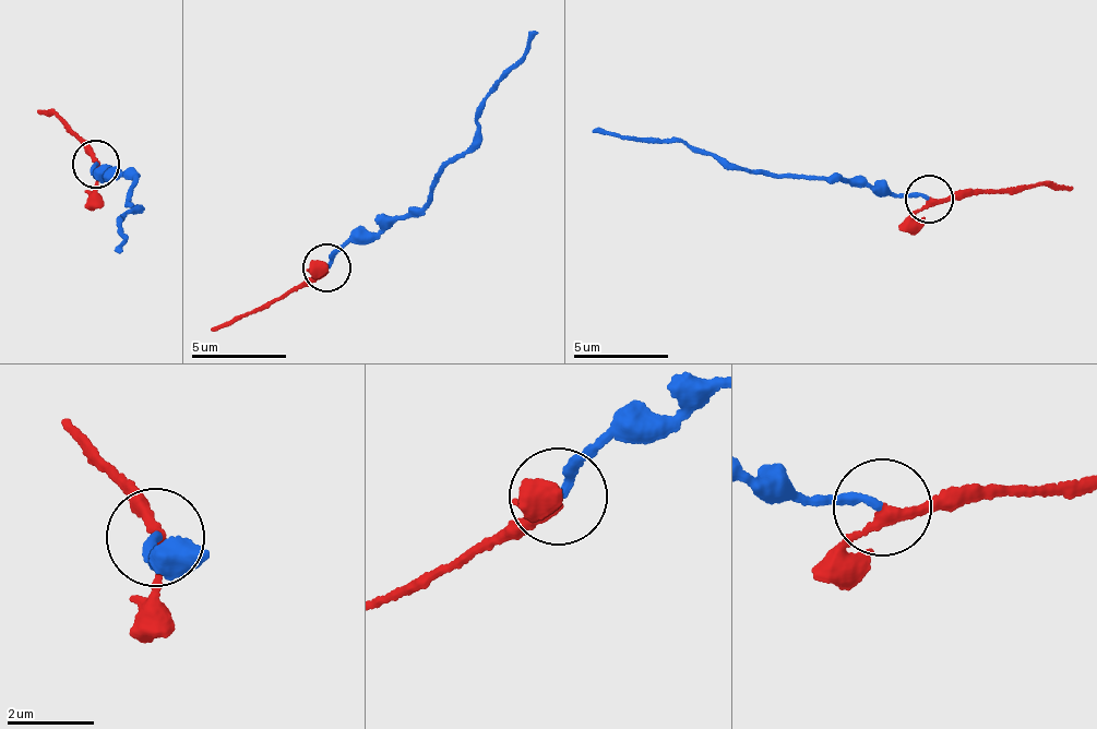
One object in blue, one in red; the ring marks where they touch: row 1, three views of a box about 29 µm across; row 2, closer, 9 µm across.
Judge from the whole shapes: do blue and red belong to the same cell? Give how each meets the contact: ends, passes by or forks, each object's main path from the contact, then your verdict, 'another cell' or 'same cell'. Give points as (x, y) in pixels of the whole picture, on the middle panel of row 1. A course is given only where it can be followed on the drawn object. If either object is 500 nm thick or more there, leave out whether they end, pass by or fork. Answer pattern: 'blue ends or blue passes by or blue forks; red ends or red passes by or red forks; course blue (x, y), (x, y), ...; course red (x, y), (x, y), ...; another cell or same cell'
blue ends; red passes by; course blue (328, 266), (341, 249), (424, 206), (444, 167), (477, 138), (477, 105), (526, 51), (534, 30); course red (328, 266), (247, 312), (209, 329); same cell

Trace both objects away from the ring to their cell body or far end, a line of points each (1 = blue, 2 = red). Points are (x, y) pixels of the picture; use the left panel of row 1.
1: (96, 164), (96, 178), (134, 179), (129, 207), (135, 204), (117, 222), (123, 238), (118, 252)
2: (96, 164), (55, 112), (36, 112)

